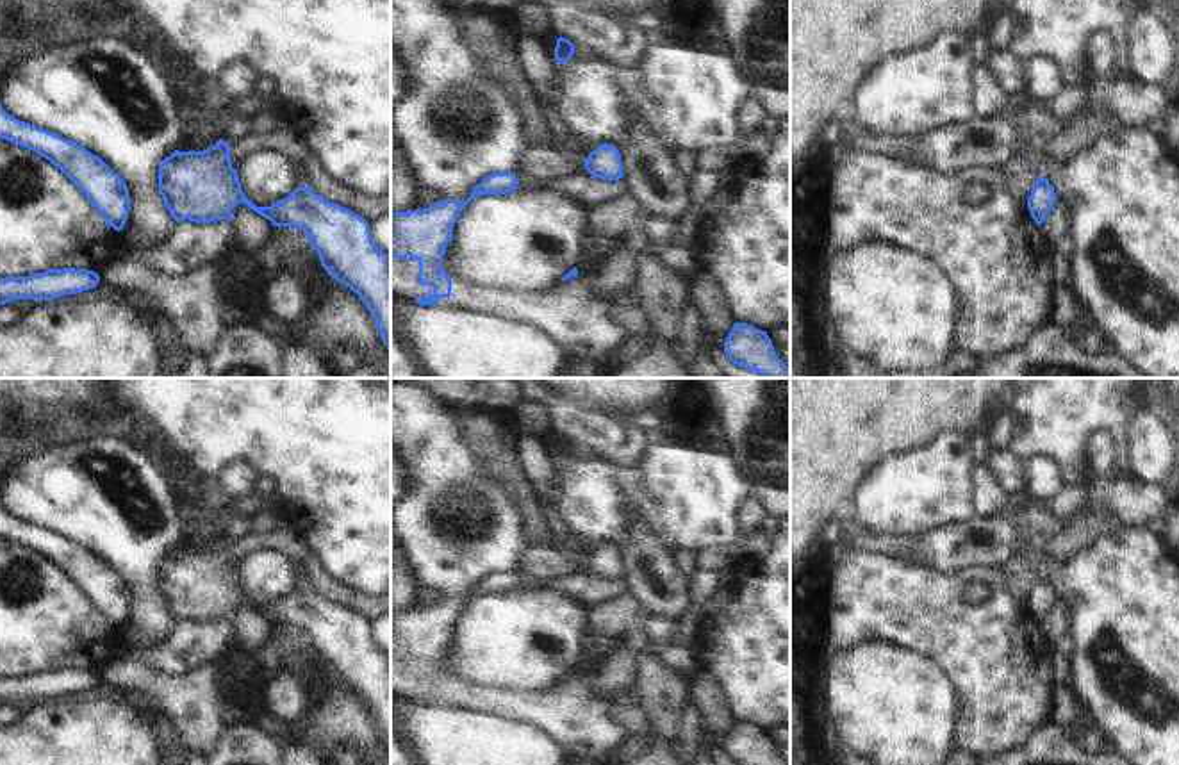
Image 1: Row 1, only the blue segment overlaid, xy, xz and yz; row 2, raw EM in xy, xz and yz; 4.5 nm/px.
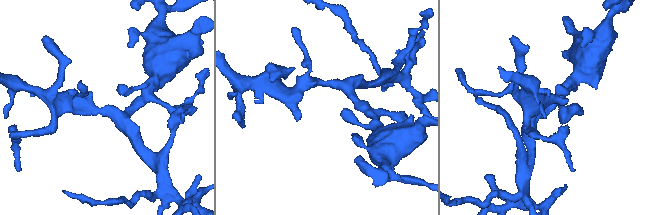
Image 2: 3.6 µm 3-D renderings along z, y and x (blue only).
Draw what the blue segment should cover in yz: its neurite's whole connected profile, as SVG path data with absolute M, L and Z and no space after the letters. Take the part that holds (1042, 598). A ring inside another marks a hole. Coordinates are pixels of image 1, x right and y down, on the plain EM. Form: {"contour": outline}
{"contour": "M1038 574L1038 580L1027 597L1027 608L1038 626L1045 621L1045 617L1052 610L1056 599L1058 597L1054 587L1049 583L1047 578Z"}

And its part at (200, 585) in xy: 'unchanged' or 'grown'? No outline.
unchanged

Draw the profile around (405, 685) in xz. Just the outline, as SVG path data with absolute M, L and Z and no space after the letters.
M391 656L391 697L403 701L416 699L417 695L432 695L433 687L421 685L417 679L419 660L405 660Z

